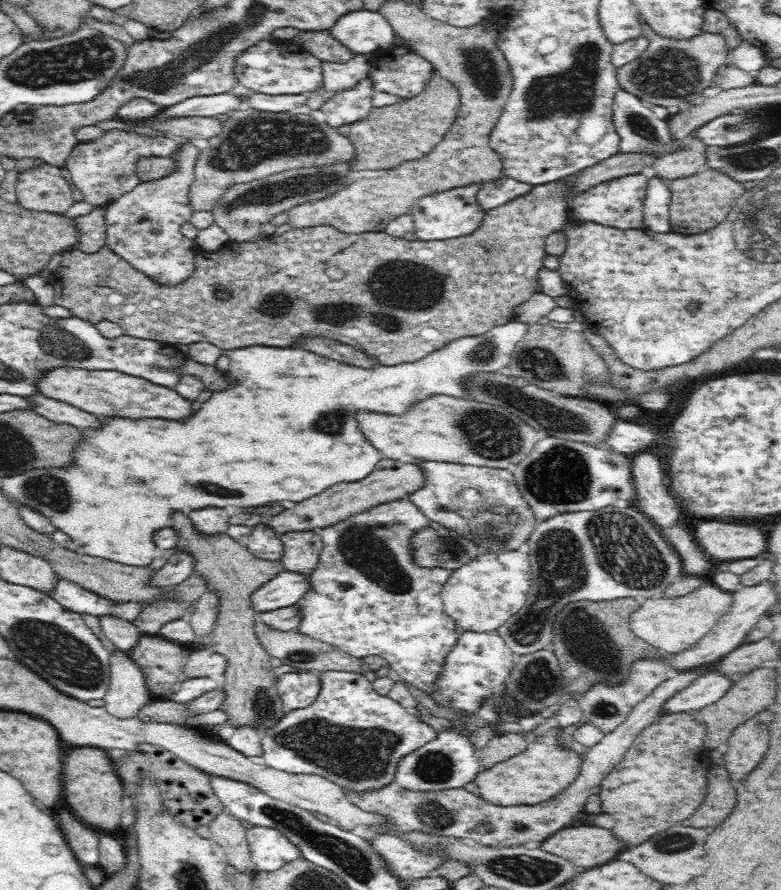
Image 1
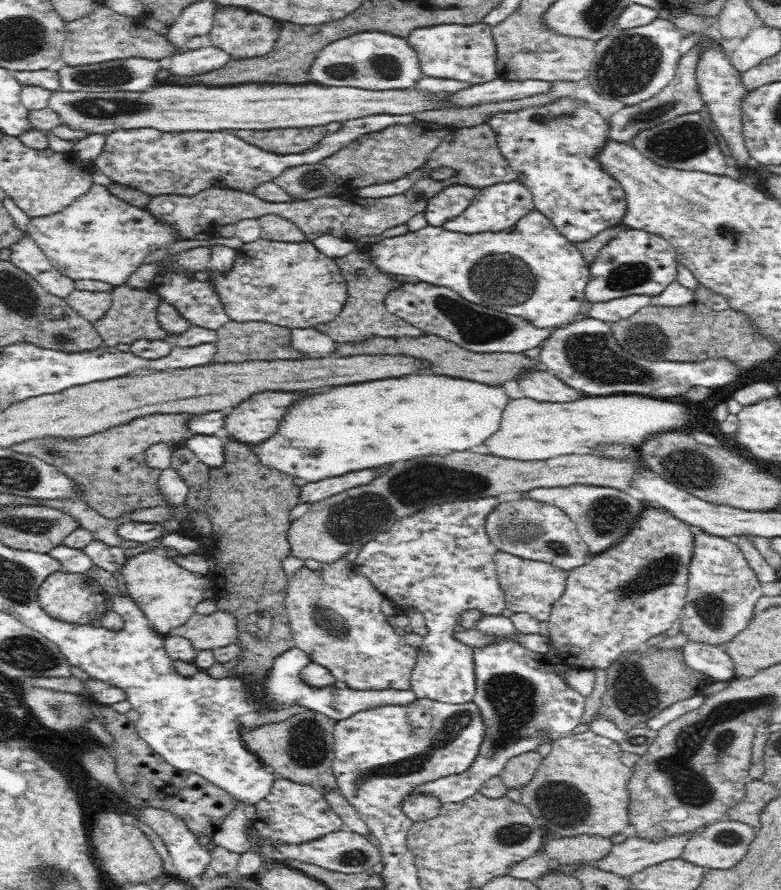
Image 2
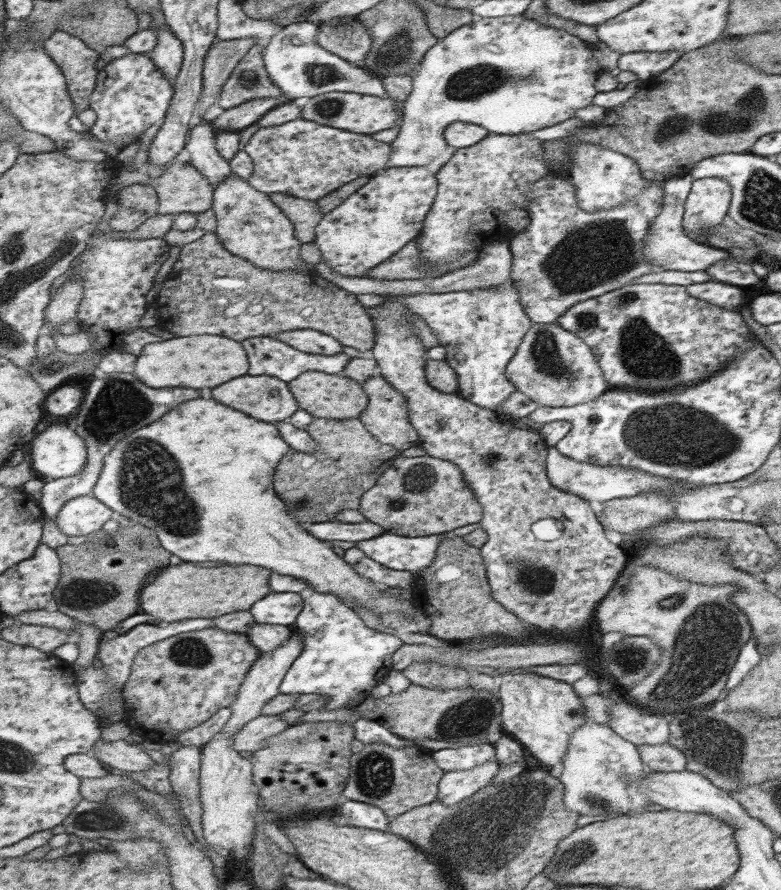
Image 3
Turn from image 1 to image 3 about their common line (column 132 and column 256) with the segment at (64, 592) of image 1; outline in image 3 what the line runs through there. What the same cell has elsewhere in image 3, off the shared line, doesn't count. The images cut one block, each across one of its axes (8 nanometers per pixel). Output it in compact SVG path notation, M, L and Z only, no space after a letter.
M279 592L259 600L250 611L254 614L257 623L295 627L304 606L305 602L301 594Z

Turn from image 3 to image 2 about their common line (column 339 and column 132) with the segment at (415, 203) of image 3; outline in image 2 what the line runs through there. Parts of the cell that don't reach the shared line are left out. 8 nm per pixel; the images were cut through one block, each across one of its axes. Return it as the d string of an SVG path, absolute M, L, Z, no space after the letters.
M96 183L61 212L30 217L26 232L60 274L75 281L100 280L115 287L127 282L148 252L177 242L174 231L157 222L146 209L136 209Z

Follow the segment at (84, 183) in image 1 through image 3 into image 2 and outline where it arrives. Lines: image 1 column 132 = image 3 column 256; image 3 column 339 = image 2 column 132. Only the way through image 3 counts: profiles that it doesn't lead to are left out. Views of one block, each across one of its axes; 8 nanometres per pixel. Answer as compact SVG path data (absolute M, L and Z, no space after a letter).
M376 114L363 118L354 118L345 121L342 128L337 132L330 132L321 142L318 142L314 148L306 150L302 154L286 154L280 156L272 154L266 150L261 150L244 140L237 138L229 131L168 131L164 132L154 128L140 127L128 128L128 130L112 130L106 134L104 149L94 161L98 170L110 178L112 183L117 185L128 186L136 189L151 197L158 195L186 194L194 196L204 187L226 187L239 191L250 192L254 186L262 182L272 181L278 174L284 172L293 166L320 163L322 159L333 156L338 150L348 147L352 142L361 138L368 133L375 133L394 124L410 124L414 117L409 114Z

